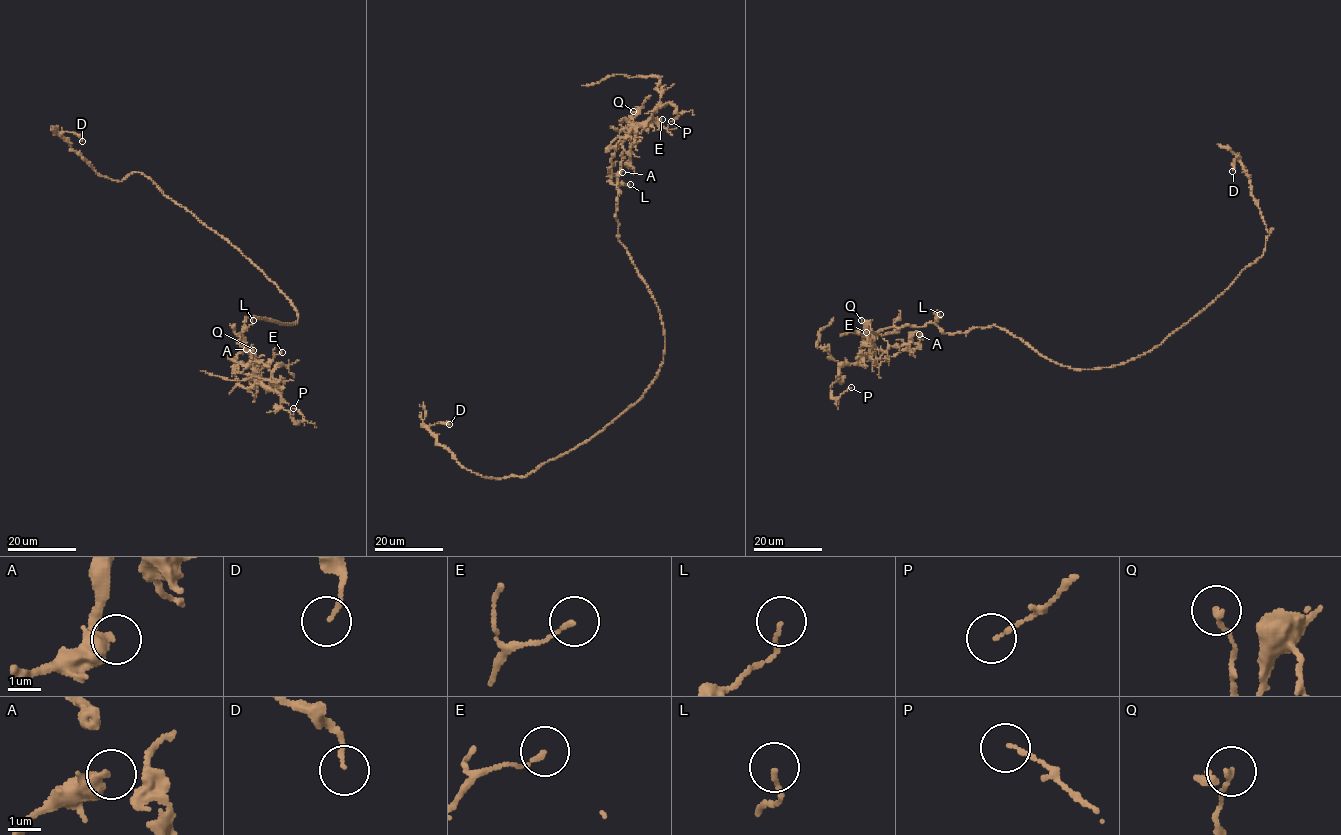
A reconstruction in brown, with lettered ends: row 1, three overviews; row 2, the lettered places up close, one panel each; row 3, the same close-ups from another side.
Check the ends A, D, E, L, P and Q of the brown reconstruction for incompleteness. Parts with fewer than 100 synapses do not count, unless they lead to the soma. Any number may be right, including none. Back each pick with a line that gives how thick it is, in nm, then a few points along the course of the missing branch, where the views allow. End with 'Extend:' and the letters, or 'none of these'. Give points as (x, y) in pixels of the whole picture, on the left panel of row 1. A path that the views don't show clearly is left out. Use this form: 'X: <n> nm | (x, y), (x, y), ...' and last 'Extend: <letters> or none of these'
Extend: none of these

